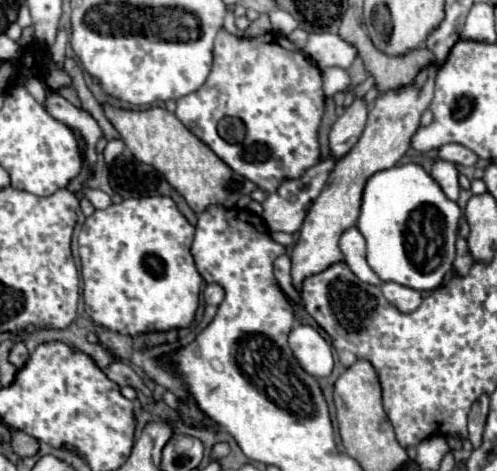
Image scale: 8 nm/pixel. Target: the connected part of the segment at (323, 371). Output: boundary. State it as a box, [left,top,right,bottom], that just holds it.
[289,325,333,379]

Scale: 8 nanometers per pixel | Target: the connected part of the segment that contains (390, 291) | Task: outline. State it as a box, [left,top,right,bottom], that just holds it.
[383,283,423,313]

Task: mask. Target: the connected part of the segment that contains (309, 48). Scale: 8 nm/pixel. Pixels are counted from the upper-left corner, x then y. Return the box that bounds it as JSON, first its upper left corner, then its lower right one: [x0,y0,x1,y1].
[303,33,357,69]

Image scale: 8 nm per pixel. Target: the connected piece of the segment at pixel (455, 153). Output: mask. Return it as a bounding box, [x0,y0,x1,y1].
[439,143,479,167]

